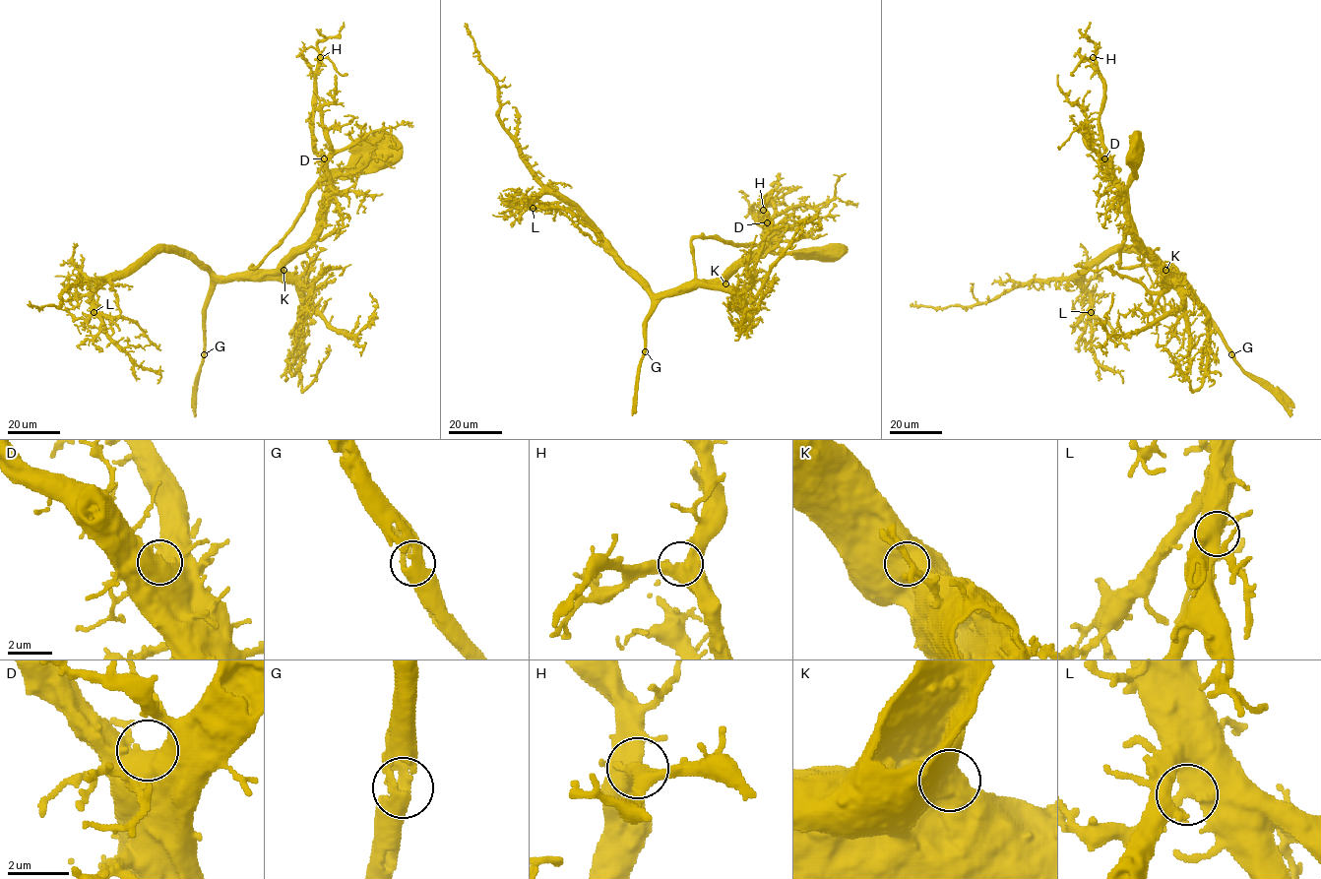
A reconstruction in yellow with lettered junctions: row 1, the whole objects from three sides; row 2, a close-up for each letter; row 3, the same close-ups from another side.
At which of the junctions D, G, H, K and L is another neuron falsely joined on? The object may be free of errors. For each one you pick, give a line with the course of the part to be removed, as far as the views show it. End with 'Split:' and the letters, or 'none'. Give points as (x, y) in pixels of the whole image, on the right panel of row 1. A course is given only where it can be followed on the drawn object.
Split: none

